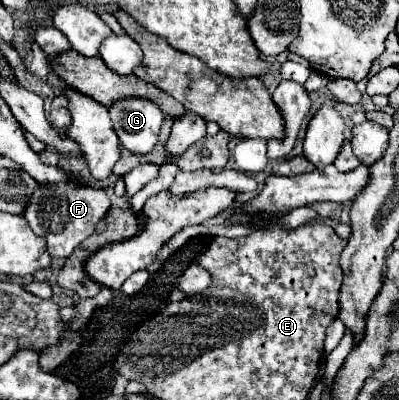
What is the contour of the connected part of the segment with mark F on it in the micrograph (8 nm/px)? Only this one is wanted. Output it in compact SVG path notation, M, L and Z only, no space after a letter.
M61 182L61 186L39 186L37 194L33 194L33 198L29 200L23 218L29 222L29 228L37 236L43 236L45 226L47 250L53 258L67 258L87 236L93 234L97 222L105 216L109 208L111 202L105 190L73 186L73 182Z

